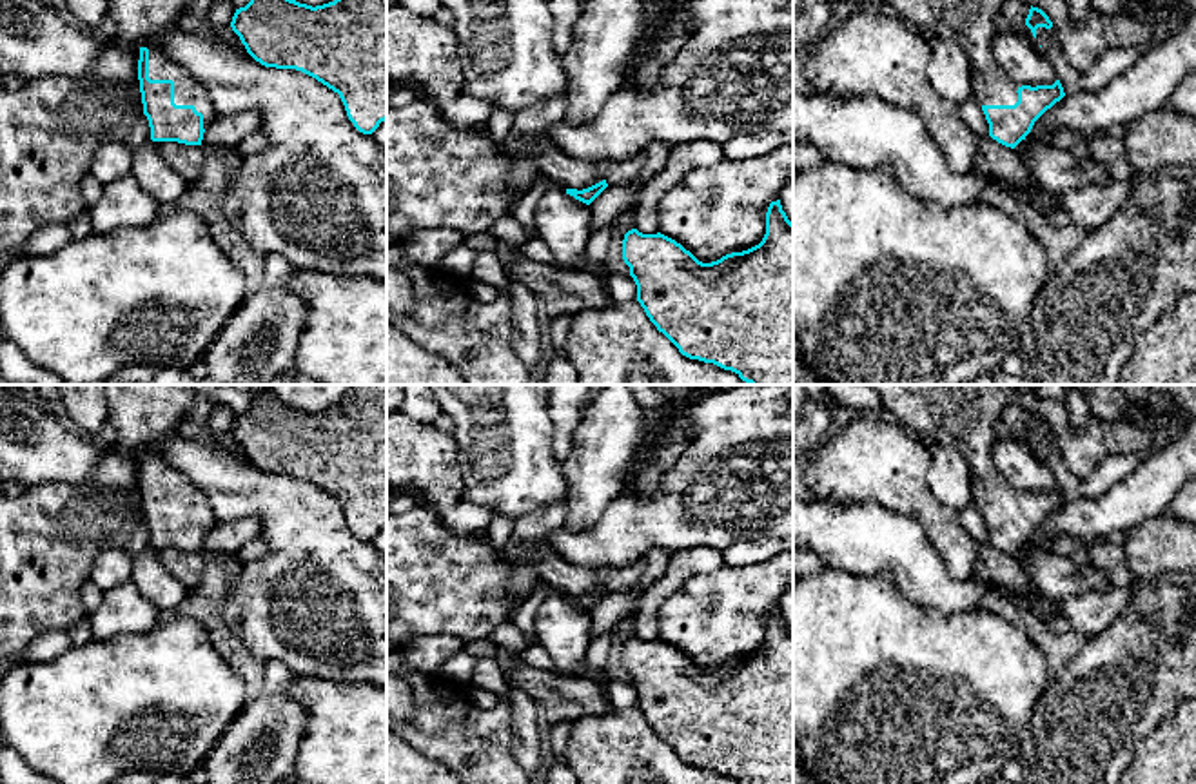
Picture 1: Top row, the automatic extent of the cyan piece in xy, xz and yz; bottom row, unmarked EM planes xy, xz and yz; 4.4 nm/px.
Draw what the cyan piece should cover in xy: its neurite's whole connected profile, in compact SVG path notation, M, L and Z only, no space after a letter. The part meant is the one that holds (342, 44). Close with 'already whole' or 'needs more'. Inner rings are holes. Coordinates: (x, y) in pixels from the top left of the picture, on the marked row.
M250 0L236 9L230 27L261 65L301 71L338 93L359 132L372 134L387 120L387 0L334 0L316 7Z; already whole

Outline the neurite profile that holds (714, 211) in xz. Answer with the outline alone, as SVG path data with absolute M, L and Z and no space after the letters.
M793 147L762 156L726 160L693 169L659 201L659 232L681 243L699 261L711 263L759 245L766 212L793 176Z

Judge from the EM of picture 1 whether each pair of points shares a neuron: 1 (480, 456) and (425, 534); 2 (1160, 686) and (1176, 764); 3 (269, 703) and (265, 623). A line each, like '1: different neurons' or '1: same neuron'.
1: different neurons
2: different neurons
3: different neurons

